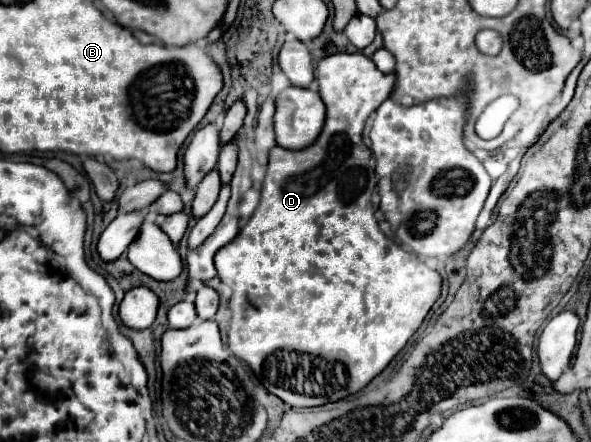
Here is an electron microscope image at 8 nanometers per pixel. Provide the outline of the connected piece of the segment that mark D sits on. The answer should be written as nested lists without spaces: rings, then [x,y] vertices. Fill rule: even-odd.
[[[337,53],[337,55],[327,55],[327,57],[319,59],[317,81],[319,81],[319,95],[321,95],[323,103],[327,105],[327,119],[325,119],[321,135],[307,149],[289,151],[289,149],[283,149],[279,145],[275,145],[271,149],[267,173],[265,173],[263,187],[261,187],[261,201],[259,201],[255,213],[251,215],[247,225],[239,231],[239,235],[229,245],[219,249],[219,253],[215,255],[215,267],[217,267],[219,279],[225,285],[229,285],[233,291],[233,295],[231,295],[233,317],[231,317],[231,329],[229,329],[229,347],[231,347],[233,355],[243,359],[255,371],[257,379],[273,395],[277,395],[279,399],[283,399],[285,403],[289,403],[293,407],[317,407],[317,405],[333,403],[333,401],[345,399],[345,397],[357,393],[359,389],[363,389],[405,347],[409,337],[419,329],[425,315],[429,313],[429,309],[433,307],[433,303],[441,295],[439,273],[429,269],[417,255],[407,253],[395,241],[385,237],[377,225],[375,209],[371,205],[371,191],[377,185],[377,177],[375,177],[375,171],[369,167],[371,151],[365,147],[361,133],[363,133],[363,127],[365,127],[369,113],[375,111],[385,99],[389,99],[391,89],[395,85],[395,75],[381,73],[375,67],[375,63],[369,57],[365,57],[363,53],[351,53],[351,55],[349,53]]]

